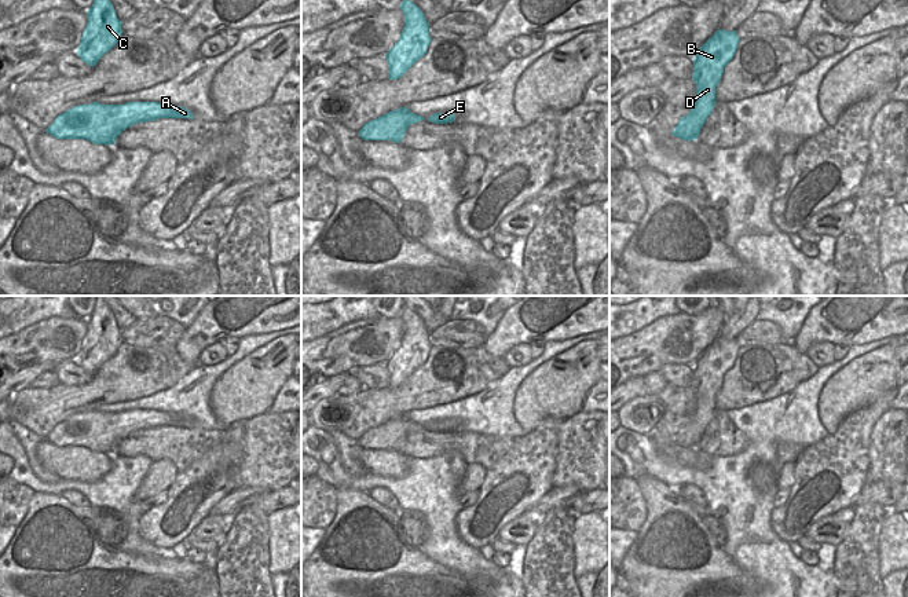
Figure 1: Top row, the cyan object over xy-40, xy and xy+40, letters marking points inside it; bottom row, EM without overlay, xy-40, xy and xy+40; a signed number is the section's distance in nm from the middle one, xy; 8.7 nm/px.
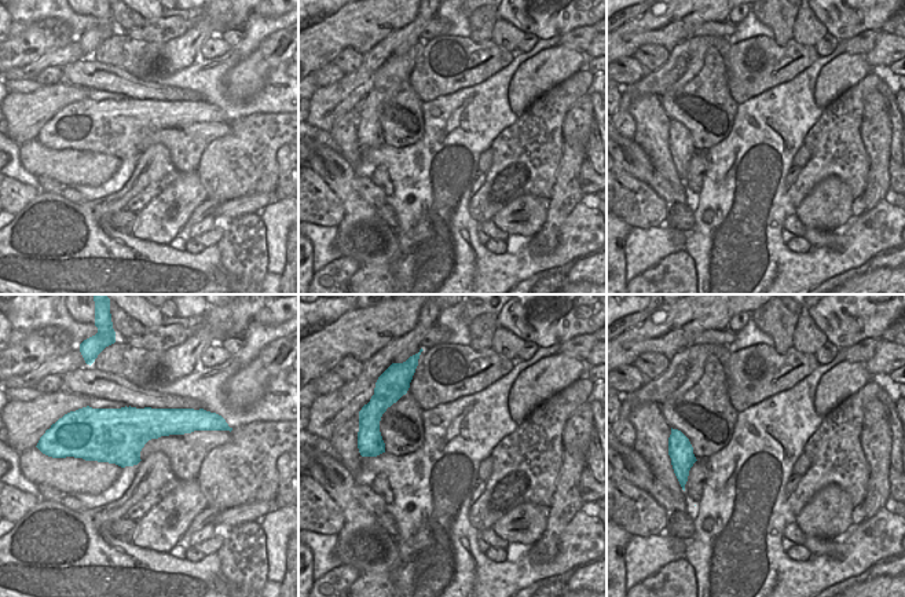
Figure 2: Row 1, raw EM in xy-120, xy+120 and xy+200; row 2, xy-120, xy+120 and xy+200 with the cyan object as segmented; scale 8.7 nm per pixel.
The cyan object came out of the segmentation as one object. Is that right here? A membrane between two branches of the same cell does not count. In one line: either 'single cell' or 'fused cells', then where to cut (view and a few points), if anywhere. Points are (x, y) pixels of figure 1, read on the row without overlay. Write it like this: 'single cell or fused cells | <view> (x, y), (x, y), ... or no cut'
fused cells | xy+40 (700, 435), (691, 442), (680, 442), (676, 438)

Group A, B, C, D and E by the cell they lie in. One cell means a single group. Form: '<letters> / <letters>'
A E / B C D

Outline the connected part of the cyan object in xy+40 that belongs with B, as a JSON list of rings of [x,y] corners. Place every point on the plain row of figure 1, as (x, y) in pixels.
[[[718,337],[695,362],[692,388],[696,392],[696,407],[691,420],[681,425],[677,439],[692,443],[699,439],[711,422],[715,410],[715,395],[724,376],[732,369],[740,347],[736,338]]]

